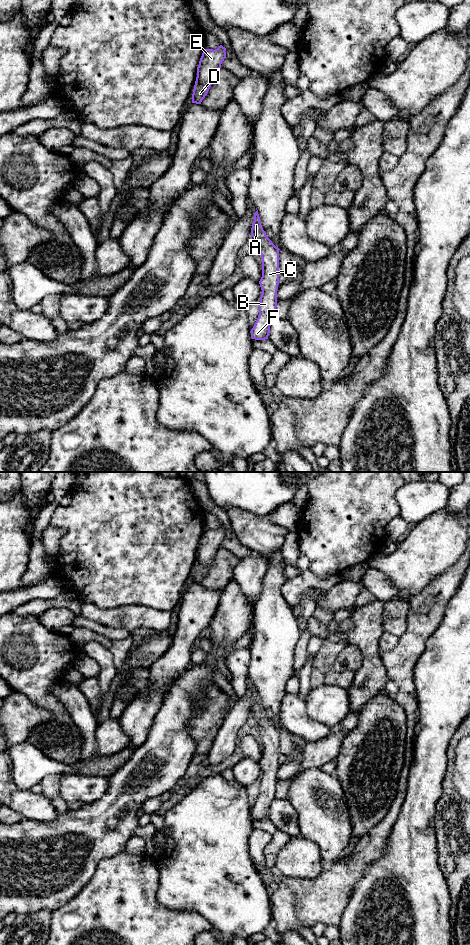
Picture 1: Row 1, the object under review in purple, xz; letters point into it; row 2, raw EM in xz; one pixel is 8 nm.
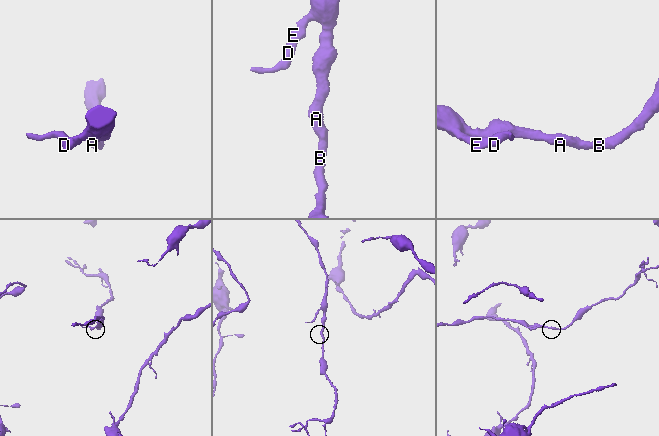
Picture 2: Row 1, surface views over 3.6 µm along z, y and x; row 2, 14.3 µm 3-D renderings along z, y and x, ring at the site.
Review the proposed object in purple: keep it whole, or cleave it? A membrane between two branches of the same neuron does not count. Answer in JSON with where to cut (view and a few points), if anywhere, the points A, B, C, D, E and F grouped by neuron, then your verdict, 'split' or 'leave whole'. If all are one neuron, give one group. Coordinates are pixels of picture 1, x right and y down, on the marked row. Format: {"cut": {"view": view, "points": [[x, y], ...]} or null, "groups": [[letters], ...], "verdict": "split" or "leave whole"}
{"cut": null, "groups": [["A", "B", "C", "D", "E", "F"]], "verdict": "leave whole"}

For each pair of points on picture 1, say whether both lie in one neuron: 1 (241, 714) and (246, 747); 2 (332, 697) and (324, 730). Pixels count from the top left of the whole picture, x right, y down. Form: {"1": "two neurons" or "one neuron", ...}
{"1": "two neurons", "2": "two neurons"}

